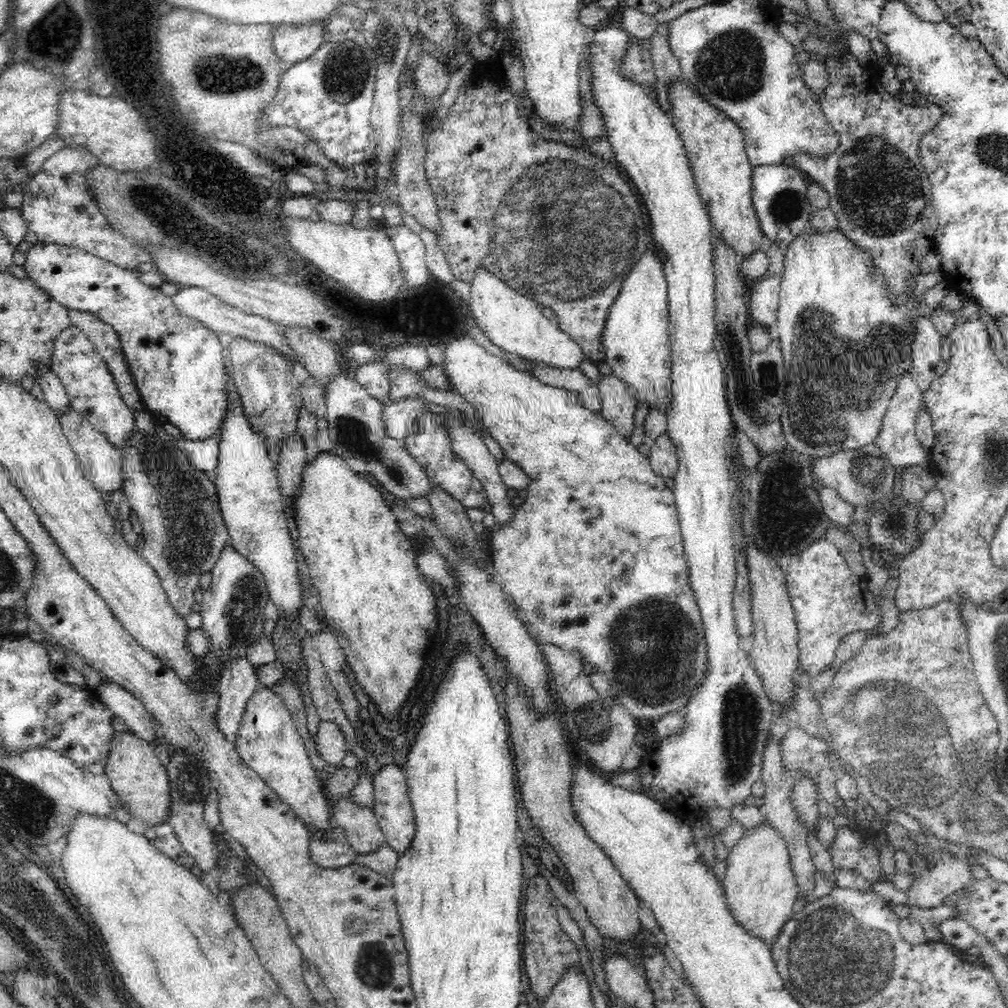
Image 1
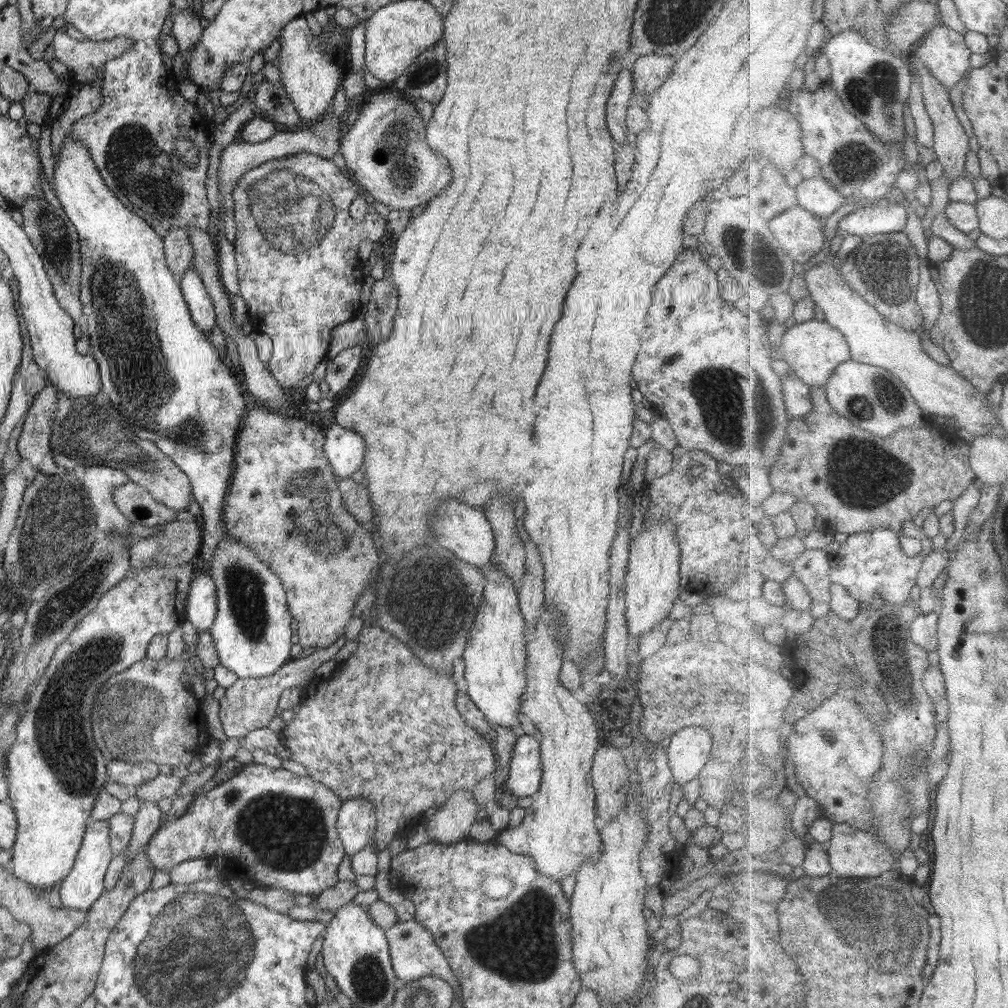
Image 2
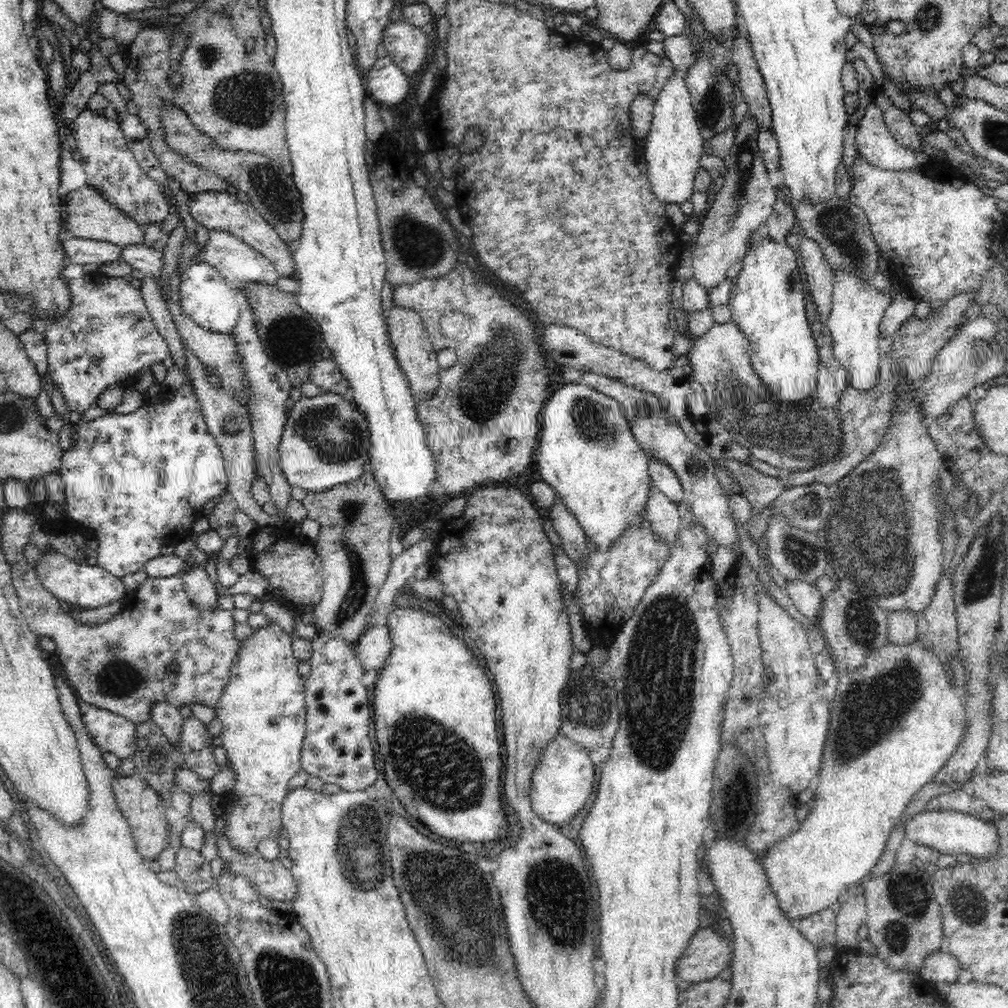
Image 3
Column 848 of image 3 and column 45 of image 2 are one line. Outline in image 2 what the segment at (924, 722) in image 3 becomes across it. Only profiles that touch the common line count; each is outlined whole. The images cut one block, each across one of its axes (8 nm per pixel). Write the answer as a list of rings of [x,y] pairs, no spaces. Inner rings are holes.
[[[148,565],[142,569],[135,568],[132,574],[128,574],[112,589],[107,590],[98,600],[97,605],[89,612],[82,620],[78,621],[75,629],[66,637],[66,640],[58,646],[52,661],[49,663],[48,669],[44,672],[38,684],[34,686],[31,691],[30,698],[28,700],[28,712],[24,718],[17,720],[18,726],[16,726],[16,739],[10,746],[6,755],[7,768],[9,774],[7,777],[9,787],[9,800],[12,808],[14,809],[17,818],[17,835],[12,852],[11,864],[8,866],[10,872],[14,873],[16,877],[29,885],[32,885],[35,889],[39,890],[39,895],[43,890],[47,890],[50,887],[58,886],[59,882],[67,877],[67,874],[72,870],[73,864],[76,862],[76,855],[80,845],[83,841],[83,836],[86,830],[87,820],[91,818],[91,810],[93,804],[96,802],[98,794],[103,790],[108,780],[107,776],[107,759],[98,750],[97,744],[94,744],[95,738],[92,738],[92,720],[90,714],[92,714],[92,708],[94,708],[94,696],[97,698],[96,692],[102,689],[102,685],[109,681],[112,676],[123,672],[133,666],[136,662],[144,659],[147,654],[148,644],[150,640],[156,636],[156,634],[169,635],[178,624],[182,624],[187,620],[185,613],[185,600],[189,592],[189,583],[191,582],[192,565],[180,565],[177,568],[160,568],[159,565]]]

